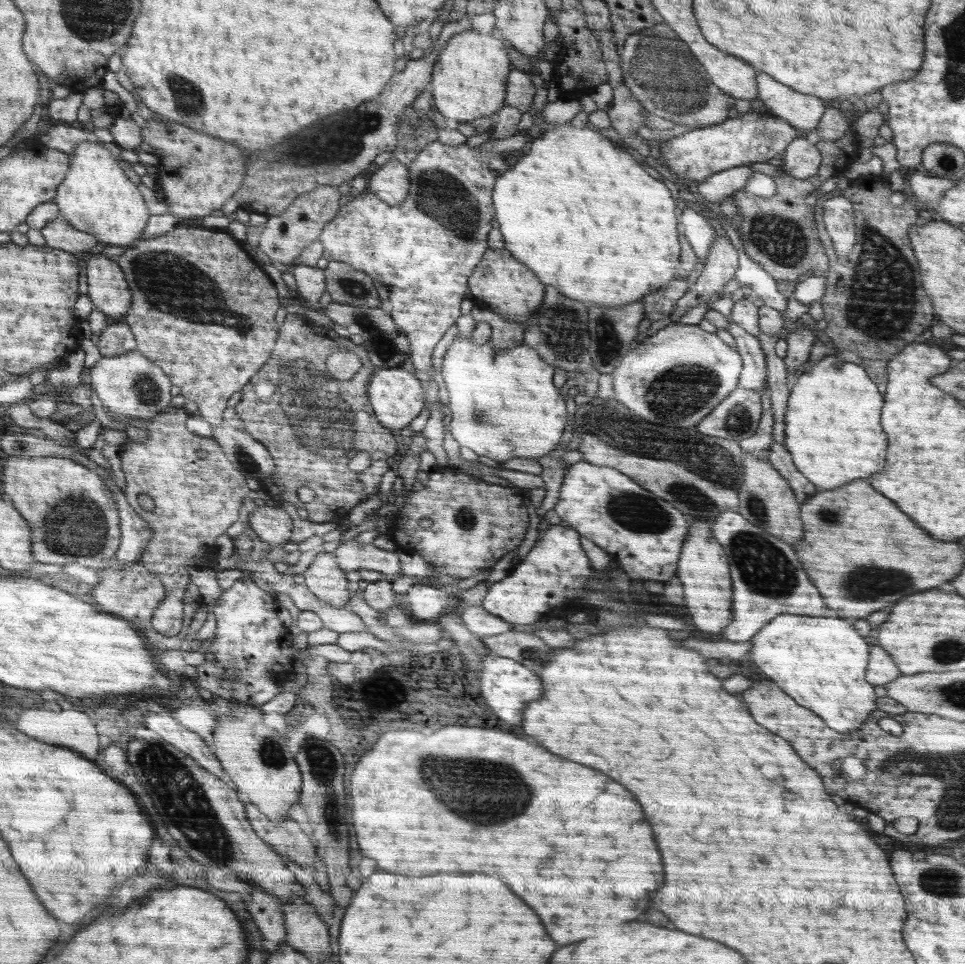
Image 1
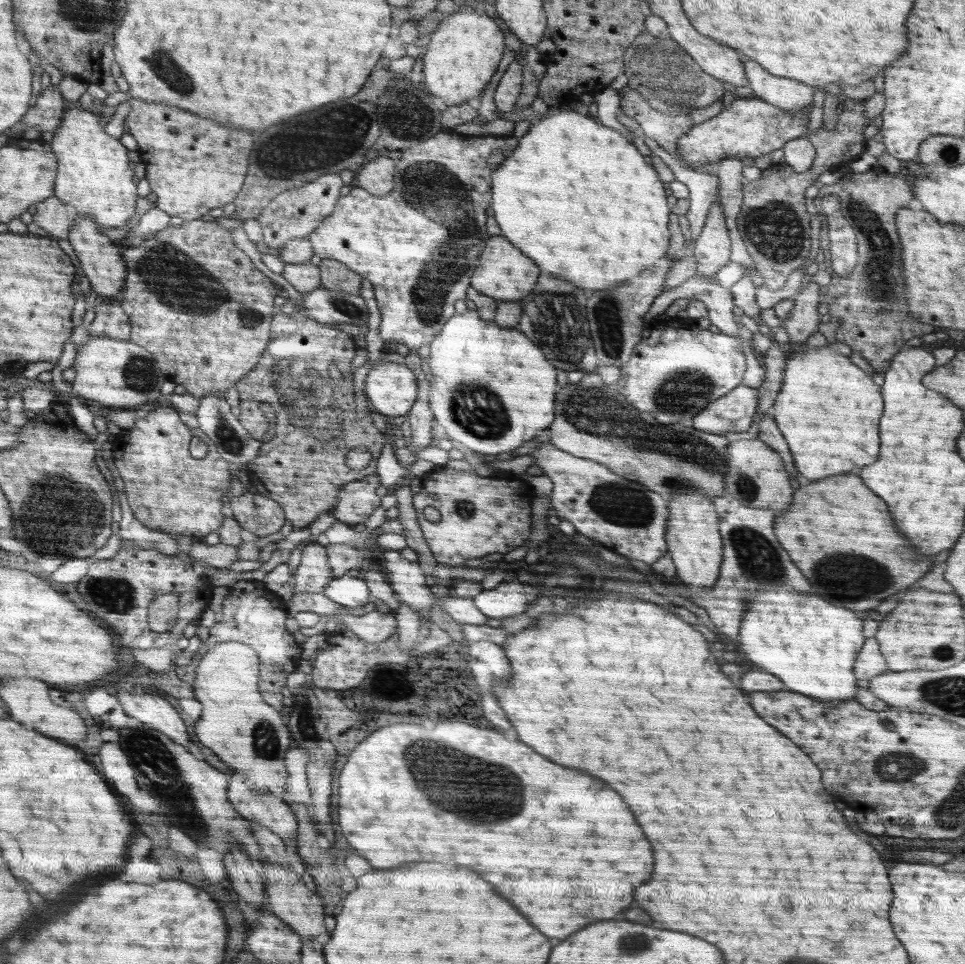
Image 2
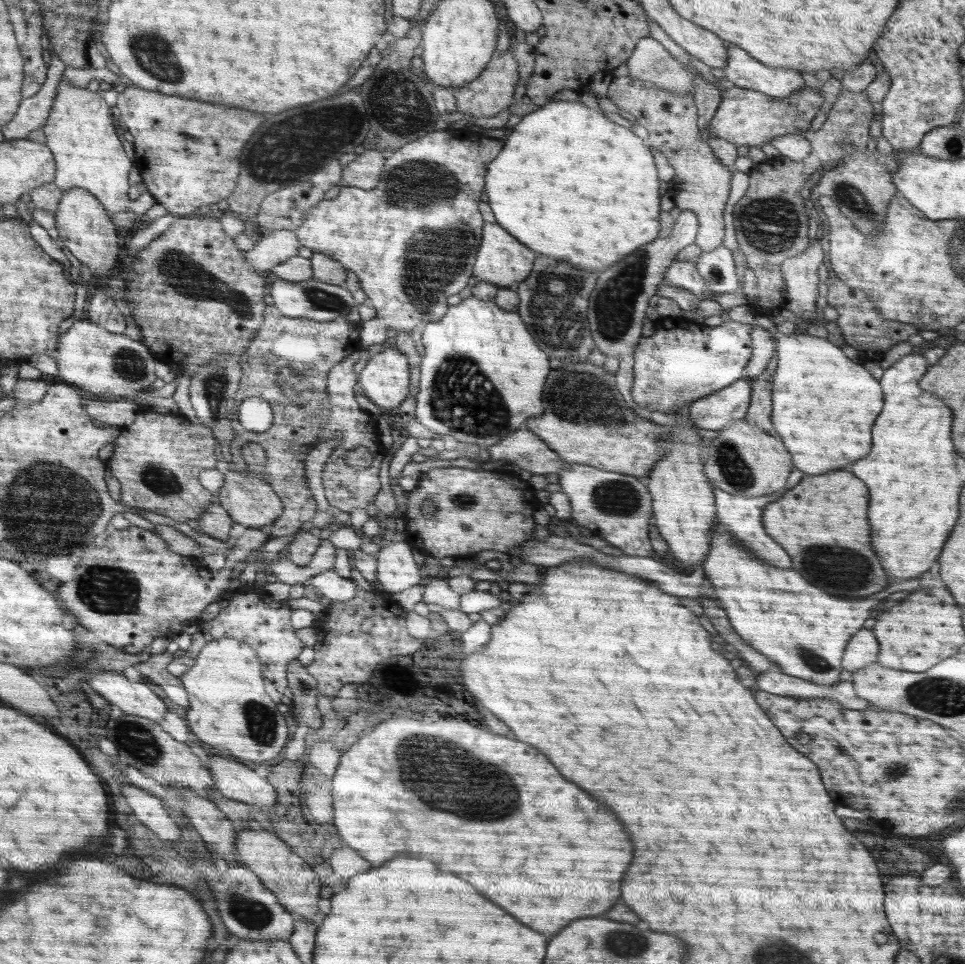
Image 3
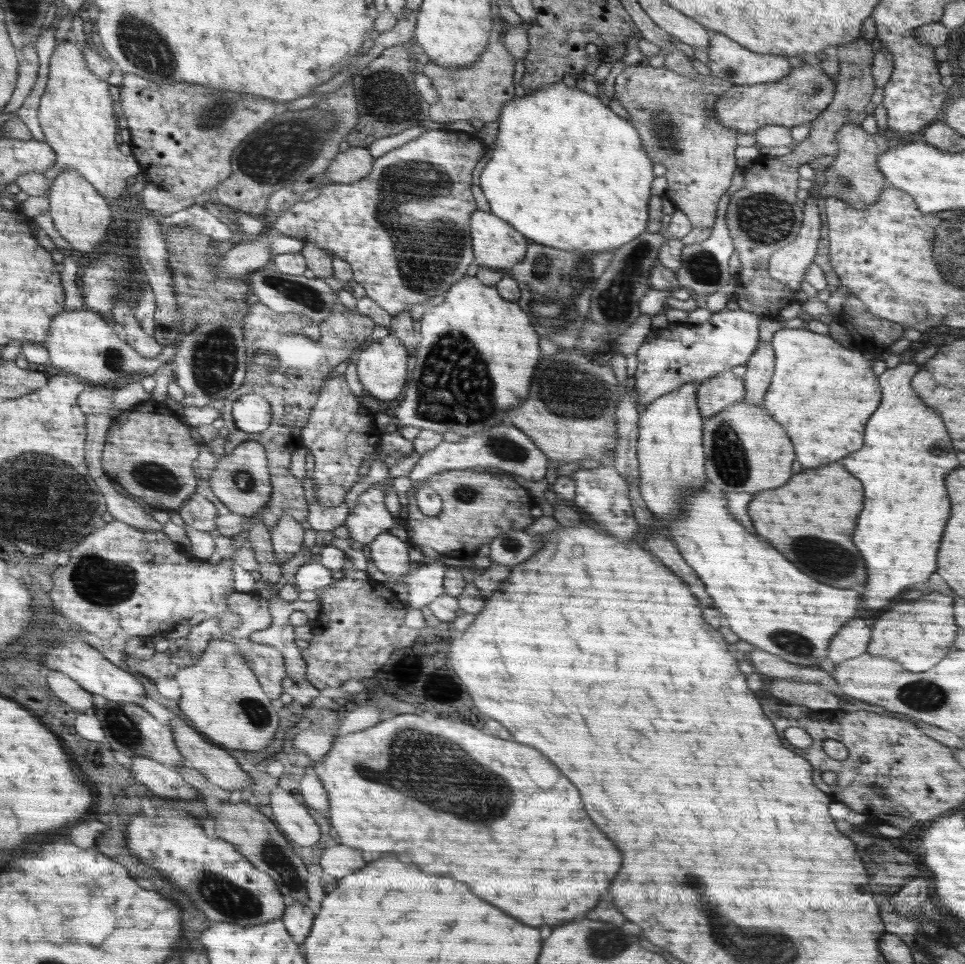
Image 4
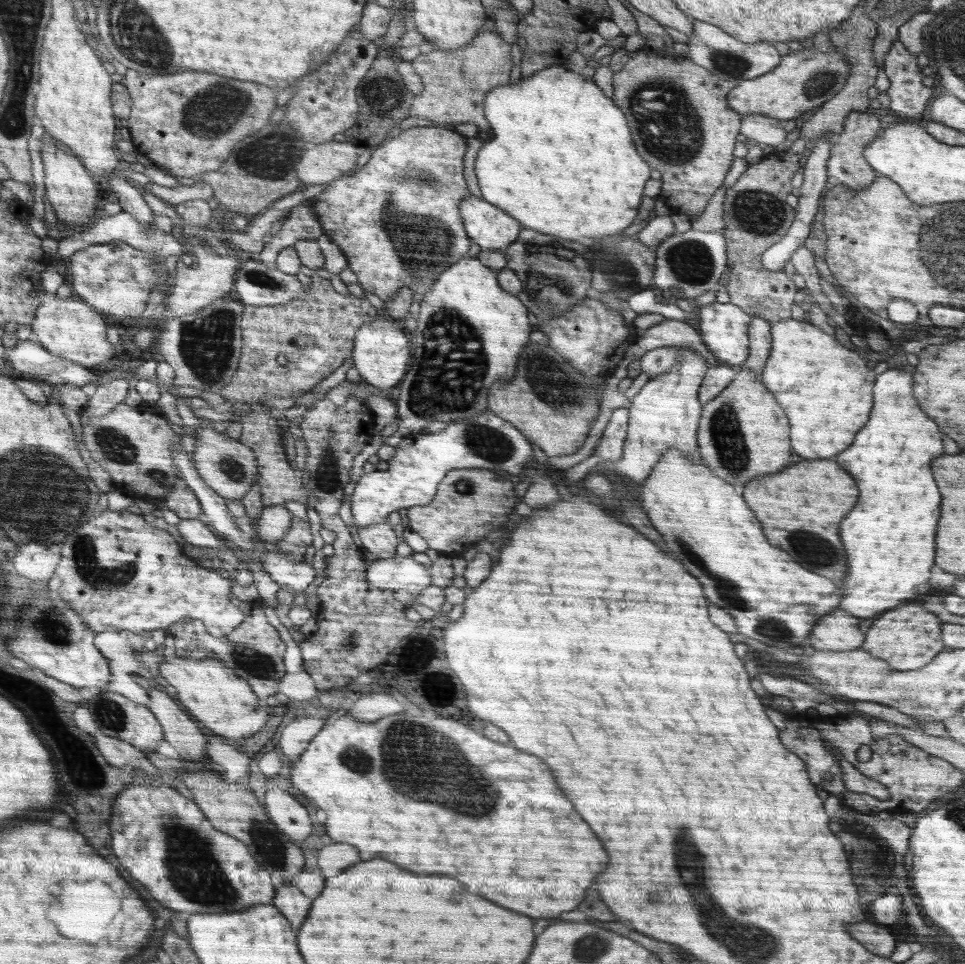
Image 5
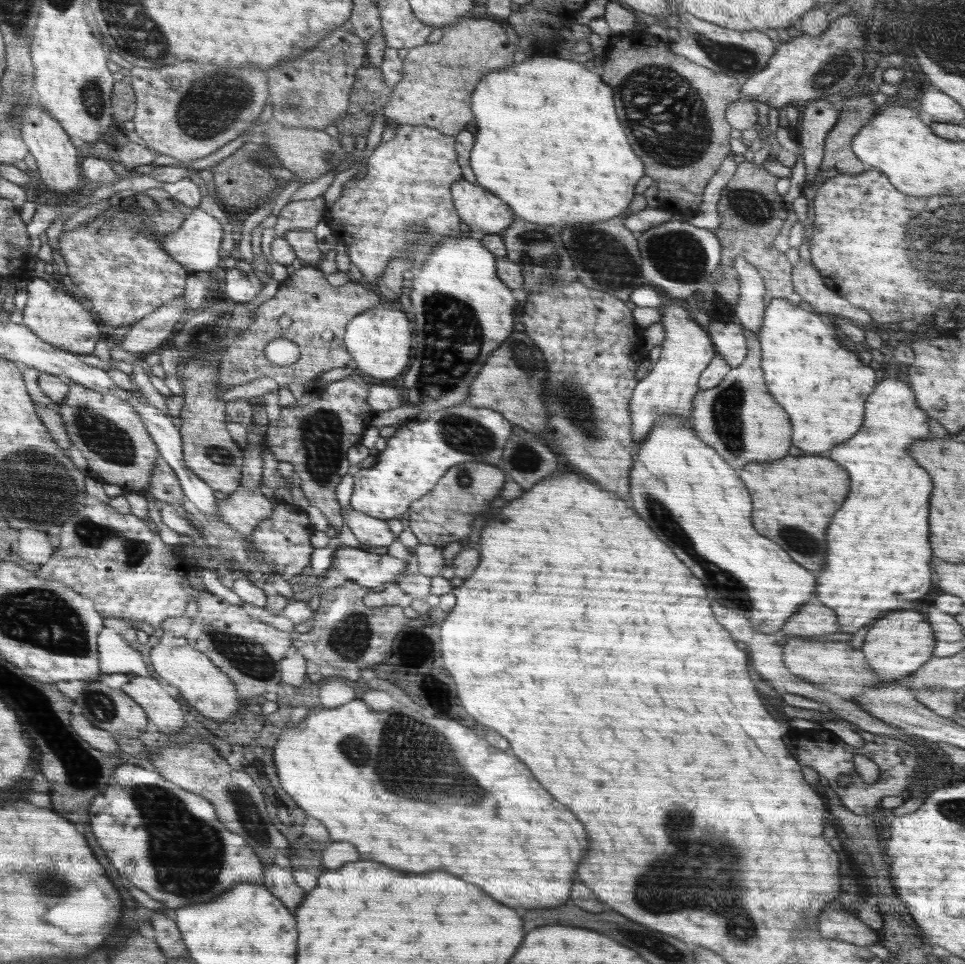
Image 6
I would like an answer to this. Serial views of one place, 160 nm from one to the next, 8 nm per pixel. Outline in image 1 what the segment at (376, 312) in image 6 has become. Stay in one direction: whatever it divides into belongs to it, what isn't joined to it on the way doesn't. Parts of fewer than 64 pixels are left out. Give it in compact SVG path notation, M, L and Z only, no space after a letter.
M400 367L384 368L375 371L367 388L373 411L386 428L395 432L407 432L408 426L424 408L424 390L420 382Z

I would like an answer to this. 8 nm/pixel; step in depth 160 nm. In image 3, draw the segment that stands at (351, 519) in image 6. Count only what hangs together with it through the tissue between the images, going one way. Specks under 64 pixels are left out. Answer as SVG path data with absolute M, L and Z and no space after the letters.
M406 542L386 545L375 557L378 561L377 580L385 592L398 593L420 584L422 576L418 572L418 564L414 562L412 550Z

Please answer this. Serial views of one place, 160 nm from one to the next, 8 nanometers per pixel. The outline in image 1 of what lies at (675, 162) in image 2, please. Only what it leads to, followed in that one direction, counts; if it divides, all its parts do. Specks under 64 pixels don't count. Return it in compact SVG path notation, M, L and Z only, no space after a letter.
M742 165L722 170L698 183L698 199L707 205L720 203L724 198L743 191L749 176L752 176L749 165Z

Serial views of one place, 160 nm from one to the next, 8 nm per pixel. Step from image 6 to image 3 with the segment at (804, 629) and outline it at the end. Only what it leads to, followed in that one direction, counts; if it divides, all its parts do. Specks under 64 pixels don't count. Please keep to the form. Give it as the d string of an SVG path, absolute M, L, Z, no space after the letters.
M862 628L848 641L841 665L844 670L854 673L857 668L864 668L867 664L876 662L876 658L878 658L878 642L874 638L874 632Z

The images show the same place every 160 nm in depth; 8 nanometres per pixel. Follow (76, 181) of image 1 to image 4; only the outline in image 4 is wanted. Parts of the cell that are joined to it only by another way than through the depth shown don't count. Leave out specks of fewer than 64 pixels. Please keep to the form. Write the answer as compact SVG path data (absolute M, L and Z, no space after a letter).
M73 38L56 43L37 116L44 133L43 140L55 149L58 156L54 174L50 174L48 179L54 180L62 171L71 168L82 173L113 204L126 188L126 178L142 172L142 165L131 153L122 154L118 150L114 140L116 118L112 98L108 94L108 84L88 69L87 60L84 60Z

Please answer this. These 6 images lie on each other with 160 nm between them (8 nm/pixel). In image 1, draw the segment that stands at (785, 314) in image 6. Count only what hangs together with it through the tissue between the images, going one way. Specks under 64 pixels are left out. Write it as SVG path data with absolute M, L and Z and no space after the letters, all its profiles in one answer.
M828 354L792 381L791 393L785 412L785 447L794 458L794 466L820 490L832 490L844 486L858 476L872 476L884 468L888 438L880 428L880 412L884 396L876 390L876 384L866 376L864 366L842 361L837 354Z

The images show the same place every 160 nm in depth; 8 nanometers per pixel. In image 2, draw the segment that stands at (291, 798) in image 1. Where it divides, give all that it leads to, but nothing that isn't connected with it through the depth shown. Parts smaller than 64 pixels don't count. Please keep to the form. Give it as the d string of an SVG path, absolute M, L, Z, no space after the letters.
M221 642L213 646L199 660L196 679L192 685L195 698L203 706L200 720L191 727L198 742L207 746L218 758L239 773L245 783L257 792L271 792L273 788L285 788L289 774L286 772L285 754L292 740L288 728L282 724L280 714L268 706L260 691L259 655L251 645L242 642Z

